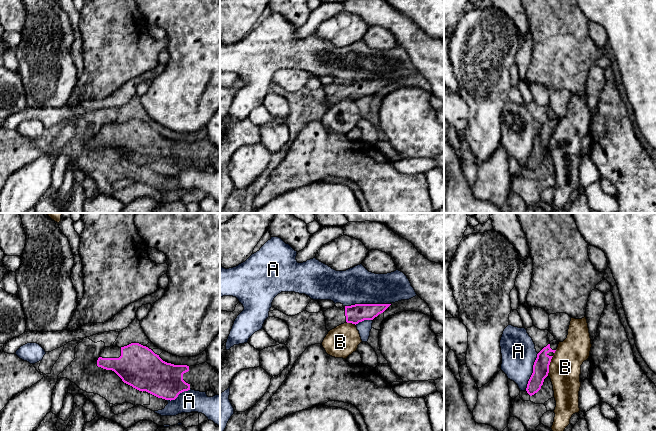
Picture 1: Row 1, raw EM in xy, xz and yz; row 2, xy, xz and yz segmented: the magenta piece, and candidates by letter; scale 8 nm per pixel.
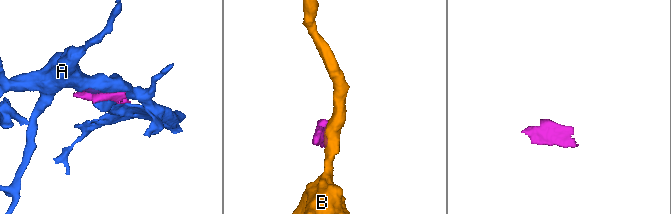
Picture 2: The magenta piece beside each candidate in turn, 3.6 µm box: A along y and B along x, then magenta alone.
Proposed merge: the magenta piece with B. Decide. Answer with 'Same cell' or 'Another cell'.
Another cell

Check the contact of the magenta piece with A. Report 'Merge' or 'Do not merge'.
Do not merge

